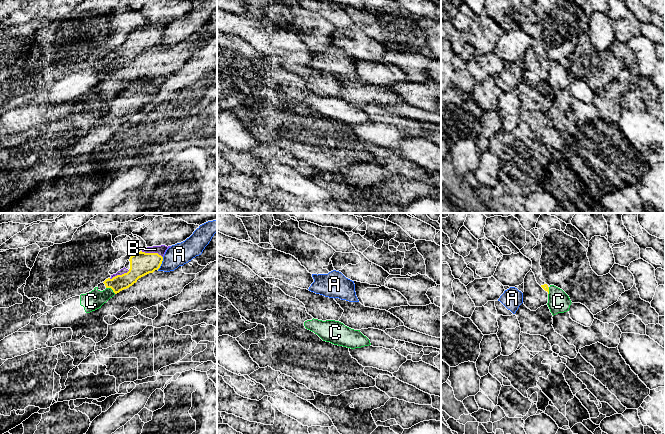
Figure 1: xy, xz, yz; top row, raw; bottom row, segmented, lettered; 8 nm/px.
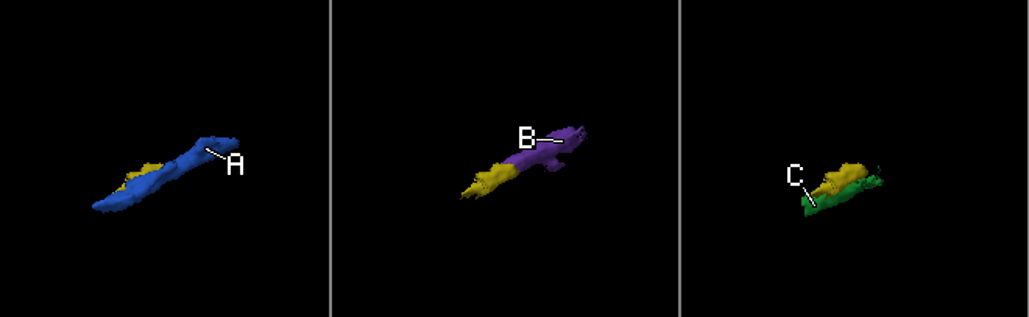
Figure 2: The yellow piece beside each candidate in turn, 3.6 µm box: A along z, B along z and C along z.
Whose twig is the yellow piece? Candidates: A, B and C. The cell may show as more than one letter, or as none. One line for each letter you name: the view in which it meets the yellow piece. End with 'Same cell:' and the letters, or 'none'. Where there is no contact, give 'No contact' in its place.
B: Touches yellow in xy
Same cell: B

